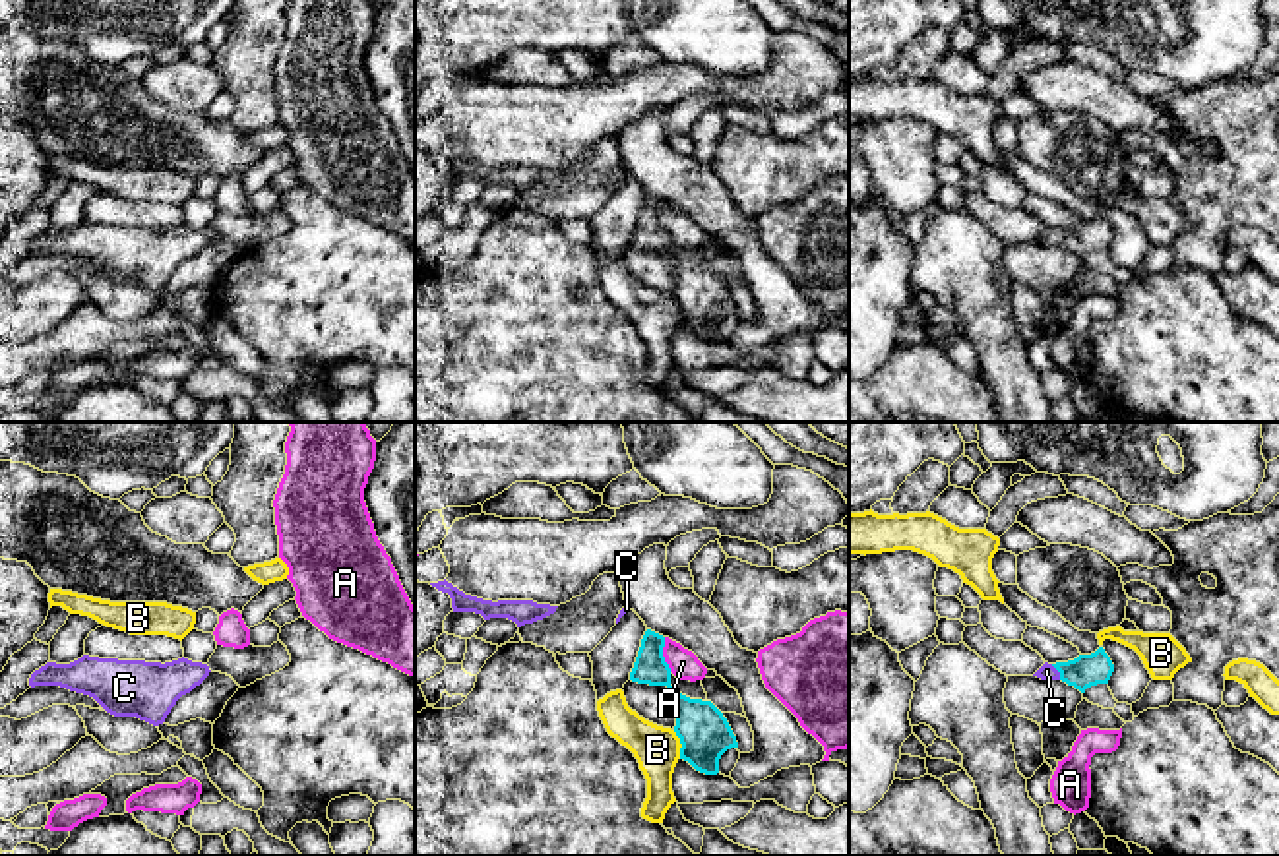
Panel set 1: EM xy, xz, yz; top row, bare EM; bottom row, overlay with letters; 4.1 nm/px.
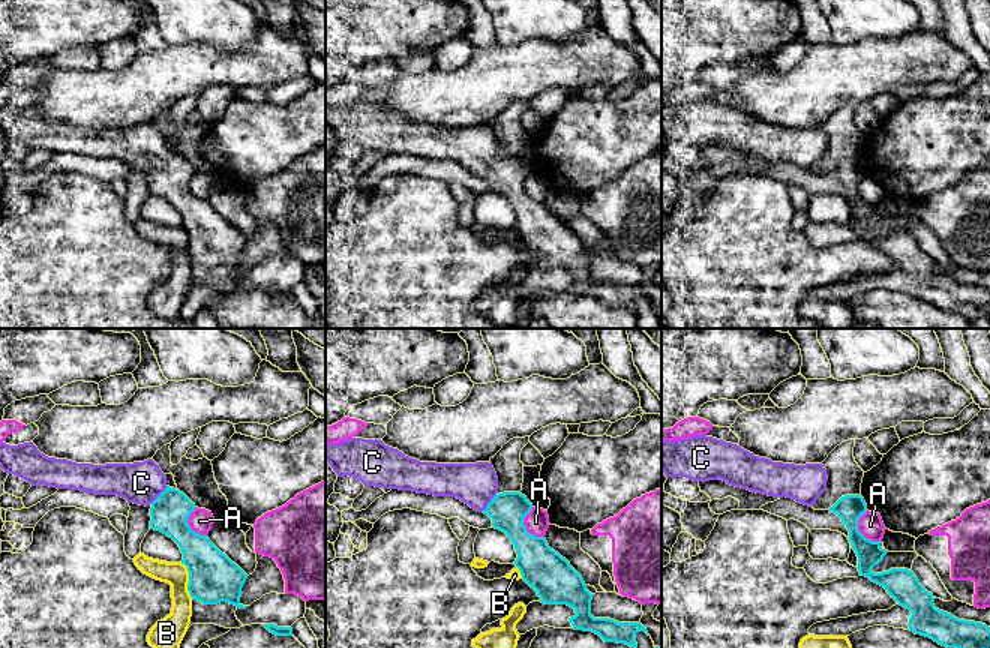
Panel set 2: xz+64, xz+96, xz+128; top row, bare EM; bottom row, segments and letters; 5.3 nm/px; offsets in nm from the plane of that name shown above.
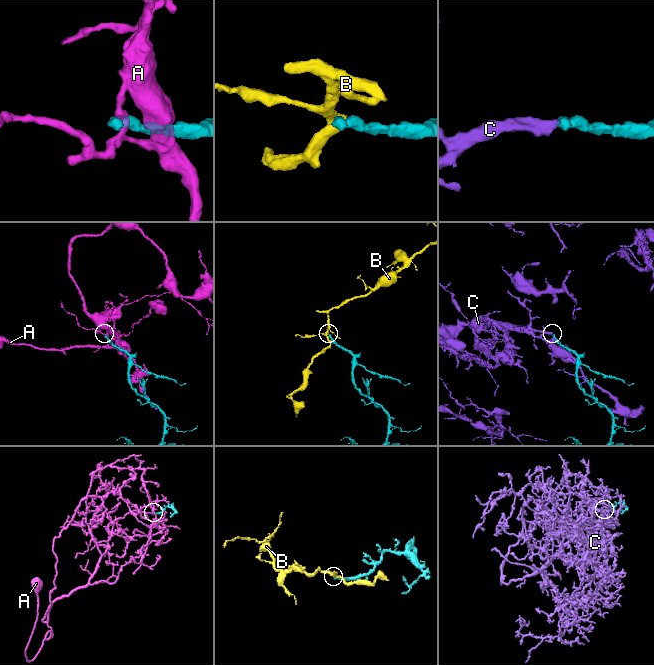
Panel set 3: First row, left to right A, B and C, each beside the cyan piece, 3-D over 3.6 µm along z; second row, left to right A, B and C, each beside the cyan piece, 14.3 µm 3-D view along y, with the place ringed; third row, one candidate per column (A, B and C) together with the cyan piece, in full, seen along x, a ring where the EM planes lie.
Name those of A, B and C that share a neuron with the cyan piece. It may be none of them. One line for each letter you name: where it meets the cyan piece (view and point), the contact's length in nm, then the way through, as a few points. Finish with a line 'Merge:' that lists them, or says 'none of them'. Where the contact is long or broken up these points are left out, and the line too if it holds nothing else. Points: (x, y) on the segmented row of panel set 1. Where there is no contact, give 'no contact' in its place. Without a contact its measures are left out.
C: meets cyan in yz at (1059, 671); contact 80 nm long; runs through yz (1086, 671), (1059, 671), (1047, 671)
Merge: C

